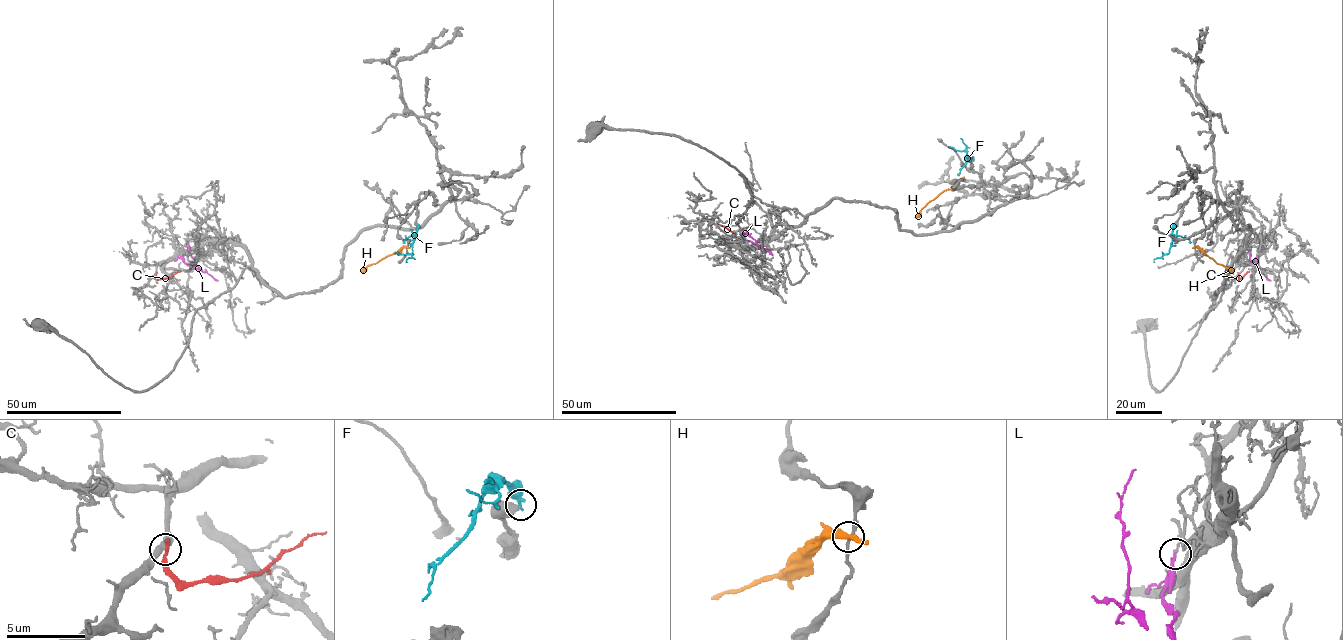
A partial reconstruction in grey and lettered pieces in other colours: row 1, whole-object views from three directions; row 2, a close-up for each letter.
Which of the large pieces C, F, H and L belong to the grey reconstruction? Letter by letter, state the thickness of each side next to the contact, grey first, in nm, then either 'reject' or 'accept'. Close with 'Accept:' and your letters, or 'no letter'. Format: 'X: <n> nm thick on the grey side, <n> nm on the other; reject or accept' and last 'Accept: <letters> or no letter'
C: 400 nm thick on the grey side, 280 nm on the other; reject
F: 550 nm thick on the grey side, 500 nm on the other; reject
H: 200 nm thick on the grey side, 300 nm on the other; reject
L: 90 nm thick on the grey side, 180 nm on the other; accept
Accept: L

